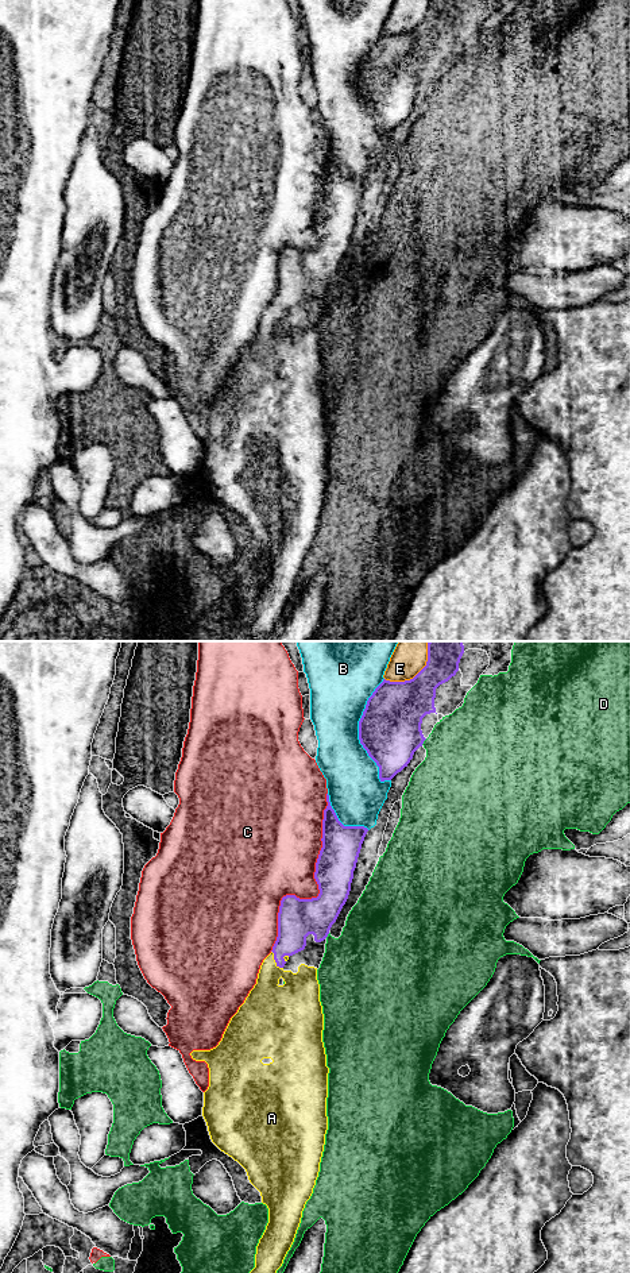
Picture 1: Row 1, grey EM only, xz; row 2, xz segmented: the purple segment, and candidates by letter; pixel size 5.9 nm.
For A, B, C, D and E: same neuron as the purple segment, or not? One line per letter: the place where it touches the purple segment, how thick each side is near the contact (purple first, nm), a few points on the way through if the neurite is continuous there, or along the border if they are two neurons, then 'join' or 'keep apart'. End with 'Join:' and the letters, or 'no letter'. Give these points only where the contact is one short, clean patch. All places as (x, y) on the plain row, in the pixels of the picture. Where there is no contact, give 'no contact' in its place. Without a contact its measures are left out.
A: meets purple in xz at (274, 311); 200 nm thick on the purple side, 220 nm on the other; join
B: meets purple in xz at (359, 83); 360 nm thick on the purple side, 340 nm on the other; keep apart
C: meets purple in xz at (319, 240); 240 nm thick on the purple side, 360 nm on the other; keep apart
D: meets purple in xz at (424, 92); 360 nm thick on the purple side, 460 nm on the other; keep apart
E: meets purple in xz at (414, 29); 340 nm thick on the purple side, 190 nm on the other; keep apart
Join: A

